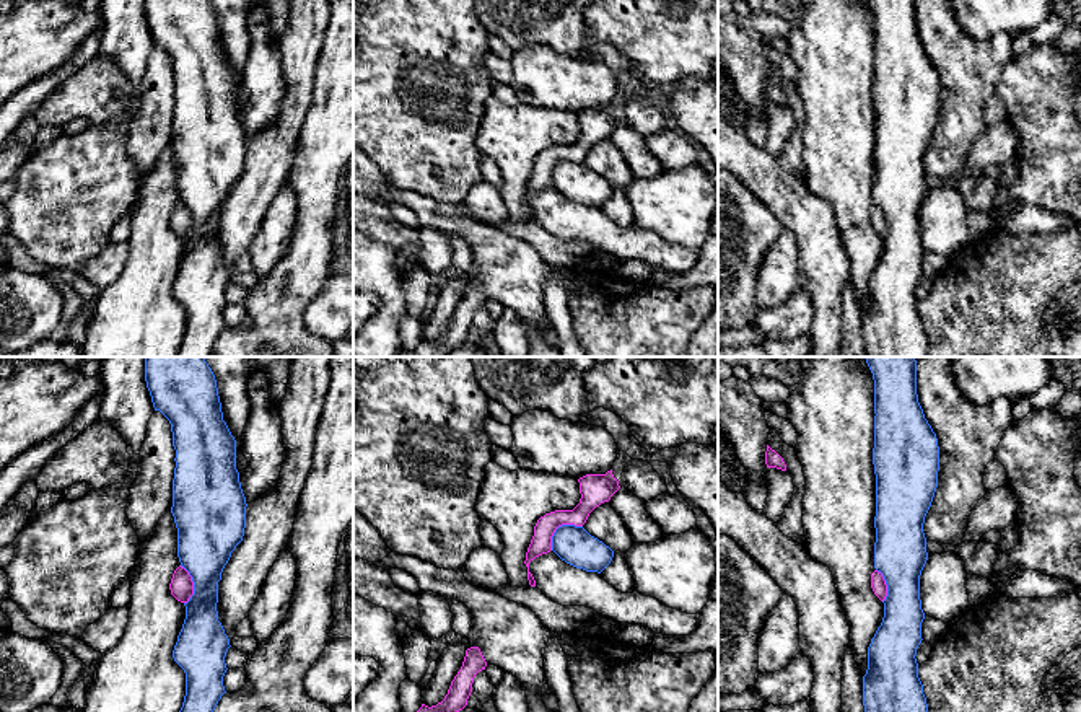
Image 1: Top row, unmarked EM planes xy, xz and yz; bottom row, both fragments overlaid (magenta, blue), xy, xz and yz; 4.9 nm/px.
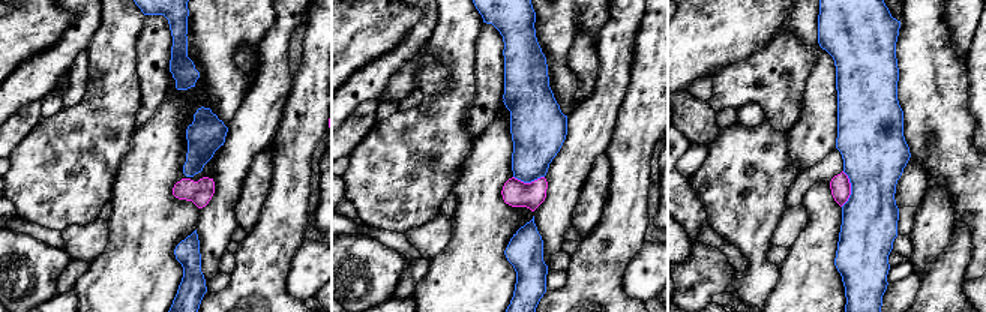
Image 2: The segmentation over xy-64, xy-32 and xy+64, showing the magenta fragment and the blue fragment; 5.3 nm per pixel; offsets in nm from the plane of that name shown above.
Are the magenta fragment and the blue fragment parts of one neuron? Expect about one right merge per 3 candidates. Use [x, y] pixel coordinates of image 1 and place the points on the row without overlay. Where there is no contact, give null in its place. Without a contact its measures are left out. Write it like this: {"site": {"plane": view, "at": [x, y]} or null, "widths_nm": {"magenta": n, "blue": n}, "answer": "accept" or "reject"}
{"site": {"plane": "xz", "at": [559, 160]}, "widths_nm": {"magenta": 150, "blue": 190}, "answer": "reject"}

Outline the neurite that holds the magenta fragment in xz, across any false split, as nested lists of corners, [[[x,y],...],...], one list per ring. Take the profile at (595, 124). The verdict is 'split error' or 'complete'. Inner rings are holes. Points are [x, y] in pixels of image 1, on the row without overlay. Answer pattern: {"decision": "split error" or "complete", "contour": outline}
{"decision": "complete", "contour": [[[612,104],[606,109],[586,109],[578,114],[580,117],[580,138],[573,145],[555,145],[540,152],[534,161],[534,171],[526,187],[527,215],[536,222],[536,215],[529,207],[529,197],[536,192],[552,186],[552,171],[562,160],[583,161],[589,148],[620,124],[619,116],[614,112]]]}

